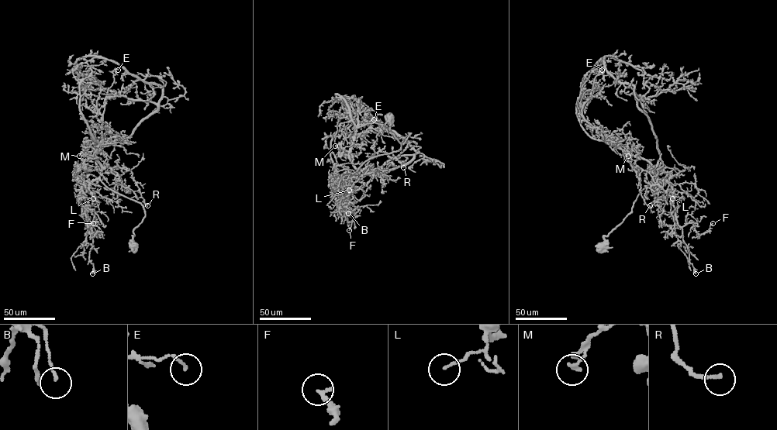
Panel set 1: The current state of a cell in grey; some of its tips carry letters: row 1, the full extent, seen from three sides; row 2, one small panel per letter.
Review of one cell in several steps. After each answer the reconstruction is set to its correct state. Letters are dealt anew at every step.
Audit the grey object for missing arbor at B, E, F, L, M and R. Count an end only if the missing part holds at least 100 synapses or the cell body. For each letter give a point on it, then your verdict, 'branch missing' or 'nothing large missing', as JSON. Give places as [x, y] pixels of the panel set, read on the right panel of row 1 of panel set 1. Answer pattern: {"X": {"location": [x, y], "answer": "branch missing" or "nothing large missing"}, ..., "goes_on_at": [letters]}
{"B": {"location": [695, 273], "answer": "nothing large missing"}, "E": {"location": [602, 70], "answer": "nothing large missing"}, "F": {"location": [713, 223], "answer": "nothing large missing"}, "L": {"location": [672, 198], "answer": "nothing large missing"}, "M": {"location": [628, 156], "answer": "nothing large missing"}, "R": {"location": [650, 205], "answer": "nothing large missing"}, "goes_on_at": []}

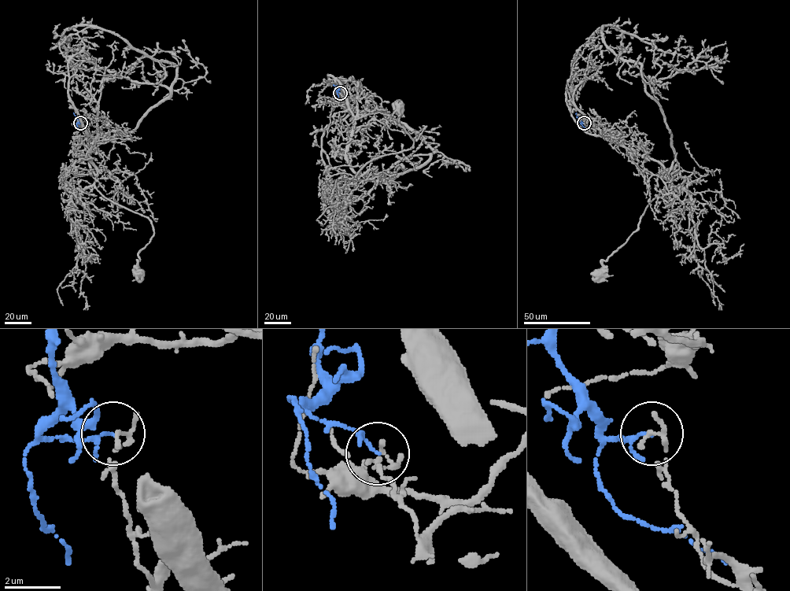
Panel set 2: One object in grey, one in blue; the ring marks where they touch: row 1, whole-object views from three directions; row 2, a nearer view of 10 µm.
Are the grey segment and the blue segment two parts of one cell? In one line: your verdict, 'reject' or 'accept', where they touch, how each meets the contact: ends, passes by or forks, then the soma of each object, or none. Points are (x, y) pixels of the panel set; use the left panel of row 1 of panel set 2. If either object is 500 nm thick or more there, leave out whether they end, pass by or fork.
accept | (80, 123) | grey ends | blue passes by | grey (138, 274) | blue none

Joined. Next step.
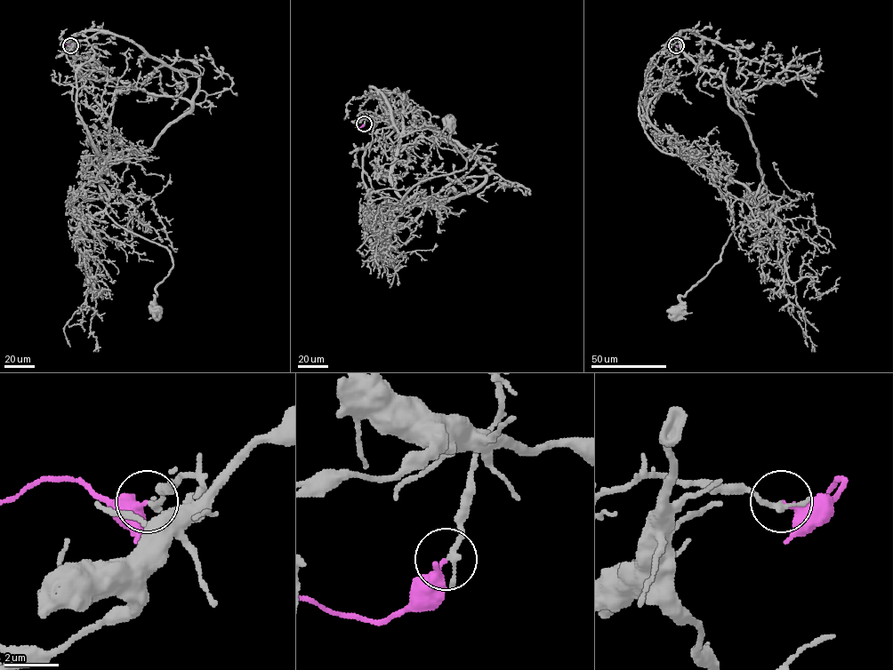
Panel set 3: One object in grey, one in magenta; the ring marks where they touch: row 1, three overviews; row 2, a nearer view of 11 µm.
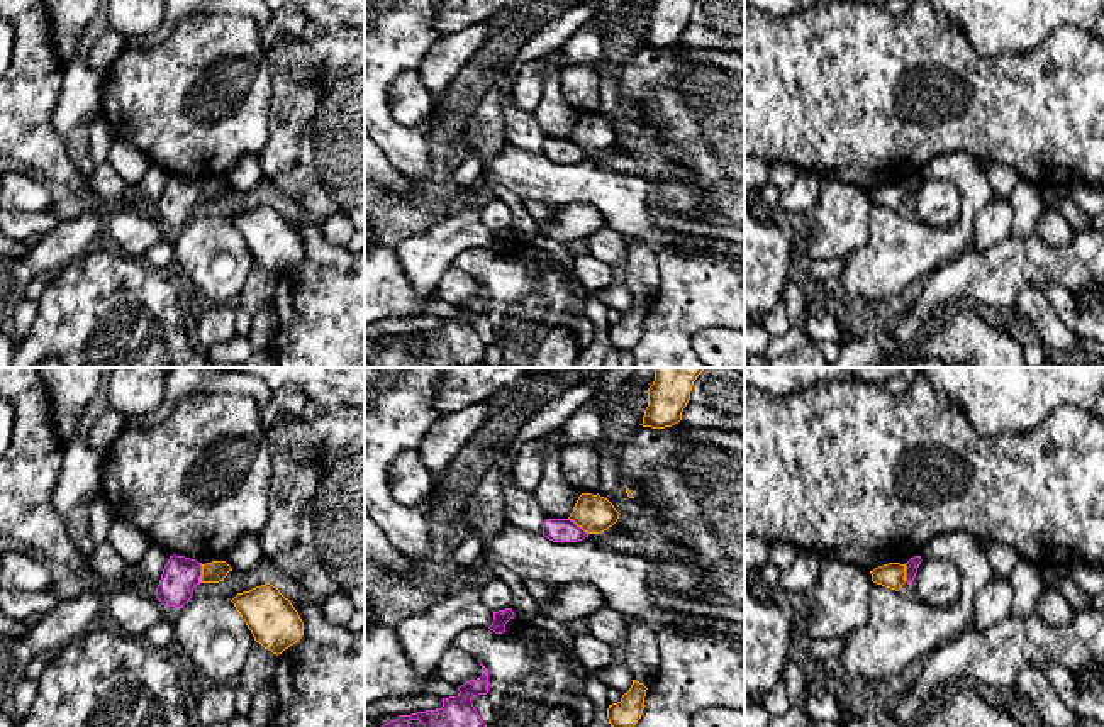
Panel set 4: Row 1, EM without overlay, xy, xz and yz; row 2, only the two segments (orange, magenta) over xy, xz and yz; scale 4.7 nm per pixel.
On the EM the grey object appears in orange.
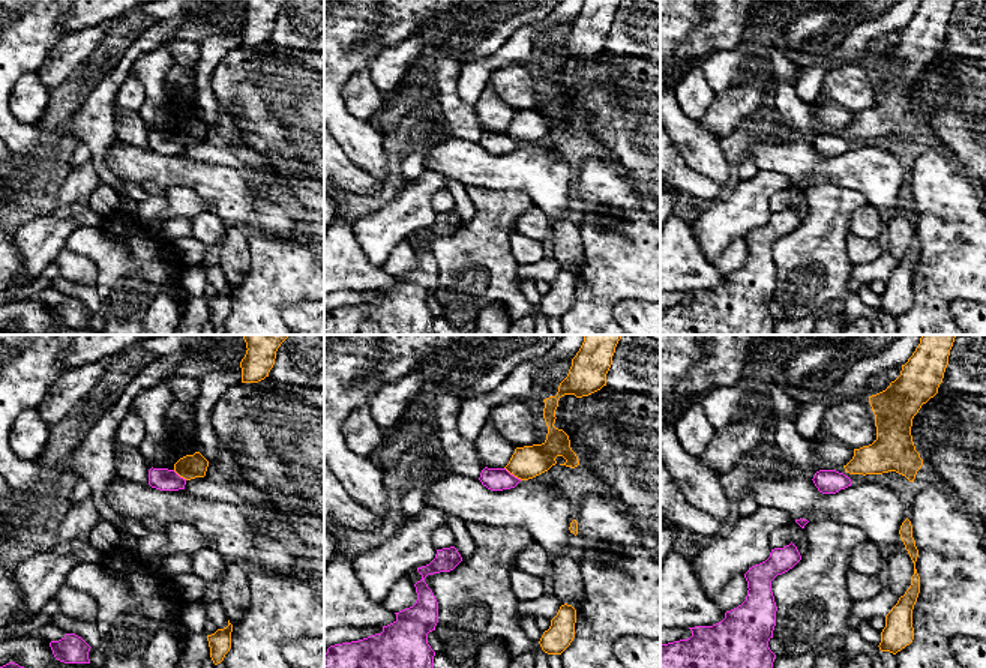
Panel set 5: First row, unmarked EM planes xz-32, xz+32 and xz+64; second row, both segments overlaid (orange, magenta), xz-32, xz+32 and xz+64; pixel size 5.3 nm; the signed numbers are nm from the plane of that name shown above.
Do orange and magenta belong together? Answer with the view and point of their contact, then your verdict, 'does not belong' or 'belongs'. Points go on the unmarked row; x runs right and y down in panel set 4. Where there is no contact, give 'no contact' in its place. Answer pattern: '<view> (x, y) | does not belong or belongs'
xz (579, 146) | does not belong

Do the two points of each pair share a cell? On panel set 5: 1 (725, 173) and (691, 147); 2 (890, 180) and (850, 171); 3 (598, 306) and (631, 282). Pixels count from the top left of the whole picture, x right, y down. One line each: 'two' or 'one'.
1: one
2: one
3: one

